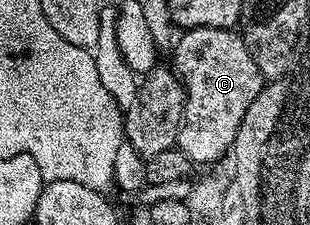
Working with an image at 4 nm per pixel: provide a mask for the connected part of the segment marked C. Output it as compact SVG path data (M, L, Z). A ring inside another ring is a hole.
M190 28L179 33L180 41L176 44L176 53L171 63L184 86L184 120L180 132L176 135L176 147L192 159L193 165L208 164L231 149L238 134L238 126L250 110L250 102L258 98L264 89L266 77L258 70L243 35L231 28Z

